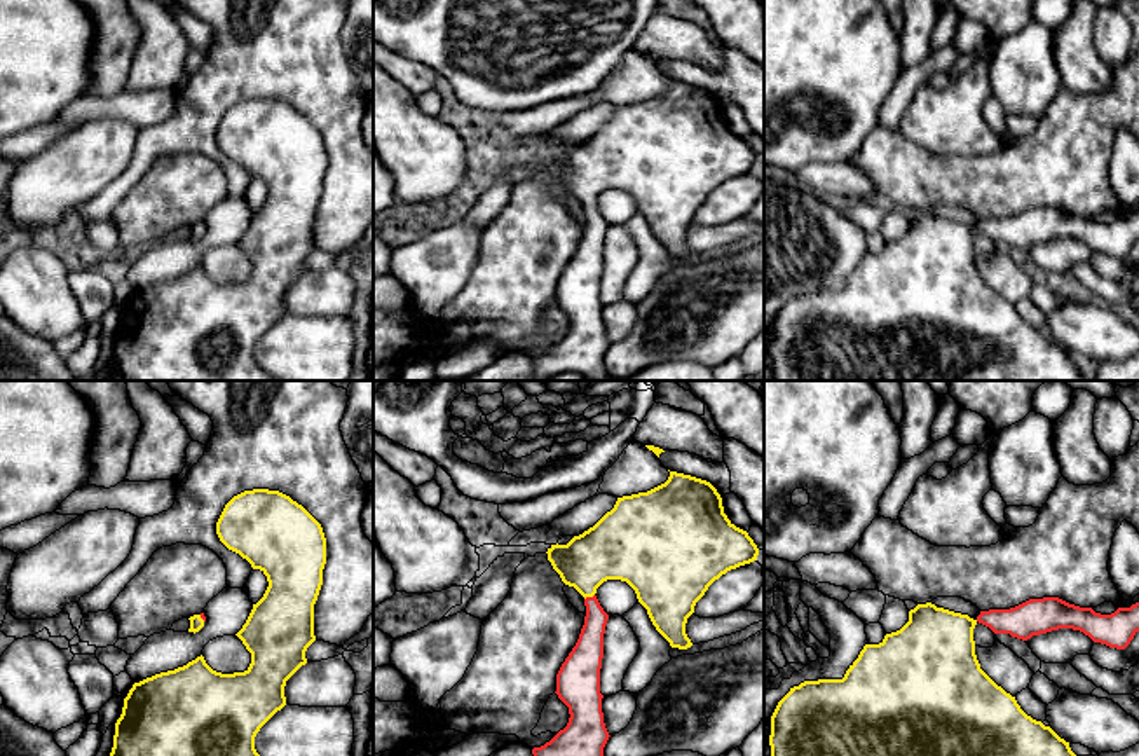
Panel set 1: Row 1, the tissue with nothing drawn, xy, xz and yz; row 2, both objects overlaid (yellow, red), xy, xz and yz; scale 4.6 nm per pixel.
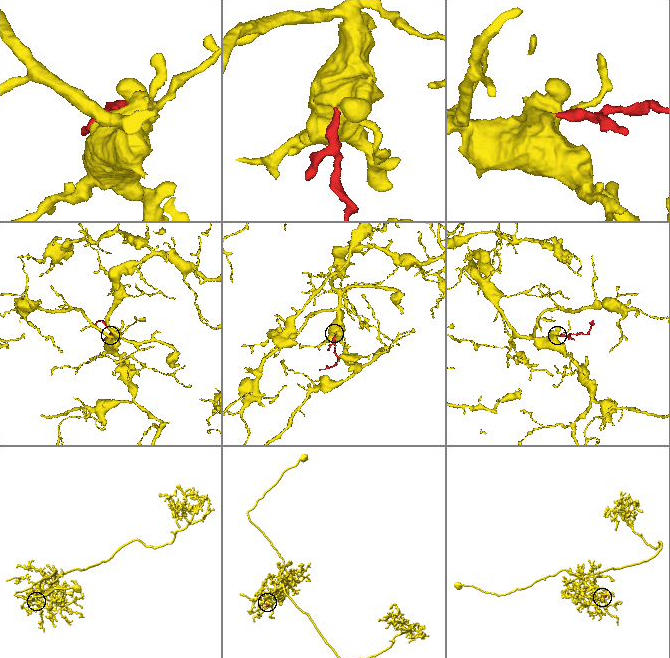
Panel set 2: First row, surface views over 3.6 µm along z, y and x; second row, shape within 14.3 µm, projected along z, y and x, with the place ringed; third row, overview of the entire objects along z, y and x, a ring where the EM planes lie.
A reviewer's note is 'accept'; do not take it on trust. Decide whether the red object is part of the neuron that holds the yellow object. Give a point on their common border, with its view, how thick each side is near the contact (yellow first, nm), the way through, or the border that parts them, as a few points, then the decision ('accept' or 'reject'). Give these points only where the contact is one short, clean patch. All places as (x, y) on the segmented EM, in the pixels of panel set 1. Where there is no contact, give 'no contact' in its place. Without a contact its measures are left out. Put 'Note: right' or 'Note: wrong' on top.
Note: right
xz (588, 596) | 280/140 nm | across xz (614, 549), (588, 575), (588, 596), (588, 650) | accept

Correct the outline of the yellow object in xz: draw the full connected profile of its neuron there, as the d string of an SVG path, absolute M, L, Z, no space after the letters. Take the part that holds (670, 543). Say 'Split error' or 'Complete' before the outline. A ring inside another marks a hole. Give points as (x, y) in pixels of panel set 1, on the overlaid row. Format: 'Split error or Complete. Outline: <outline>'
Split error. Outline: M670 471L665 484L617 498L614 508L593 527L567 545L551 545L546 553L562 581L584 597L586 616L576 646L556 674L555 693L569 707L569 723L549 742L534 747L532 754L604 756L610 735L602 712L600 669L609 615L595 595L597 588L607 580L626 581L670 646L687 649L692 643L685 634L685 623L696 602L722 574L757 560L759 548L747 531L727 519L722 498L710 482Z

